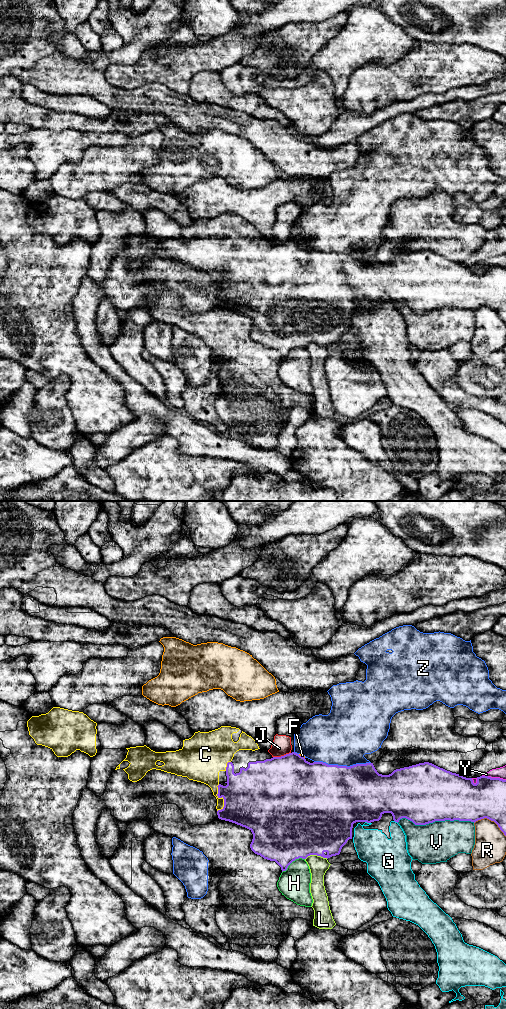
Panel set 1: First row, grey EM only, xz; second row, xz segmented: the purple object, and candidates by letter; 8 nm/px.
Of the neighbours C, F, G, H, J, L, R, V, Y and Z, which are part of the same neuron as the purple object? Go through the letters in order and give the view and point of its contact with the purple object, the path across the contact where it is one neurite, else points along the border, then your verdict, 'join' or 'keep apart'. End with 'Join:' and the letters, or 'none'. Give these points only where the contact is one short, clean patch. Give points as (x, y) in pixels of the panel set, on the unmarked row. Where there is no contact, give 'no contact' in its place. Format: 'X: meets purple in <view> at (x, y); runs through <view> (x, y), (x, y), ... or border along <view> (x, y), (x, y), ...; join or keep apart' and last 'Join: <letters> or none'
C: meets purple in xz at (221, 285); join
F: meets purple in xz at (301, 244); keep apart
G: meets purple in xz at (368, 310); keep apart
H: meets purple in xz at (292, 349); border along xz (304, 346), (296, 346), (282, 360); keep apart
J: meets purple in xz at (281, 244); border along xz (290, 240), (273, 245); keep apart
L: meets purple in xz at (316, 342); keep apart
R: meets purple in xz at (491, 308); keep apart
V: meets purple in xz at (436, 308); keep apart
Y: meets purple in xz at (494, 266); keep apart
Z: meets purple in xz at (342, 254); keep apart
Join: C

